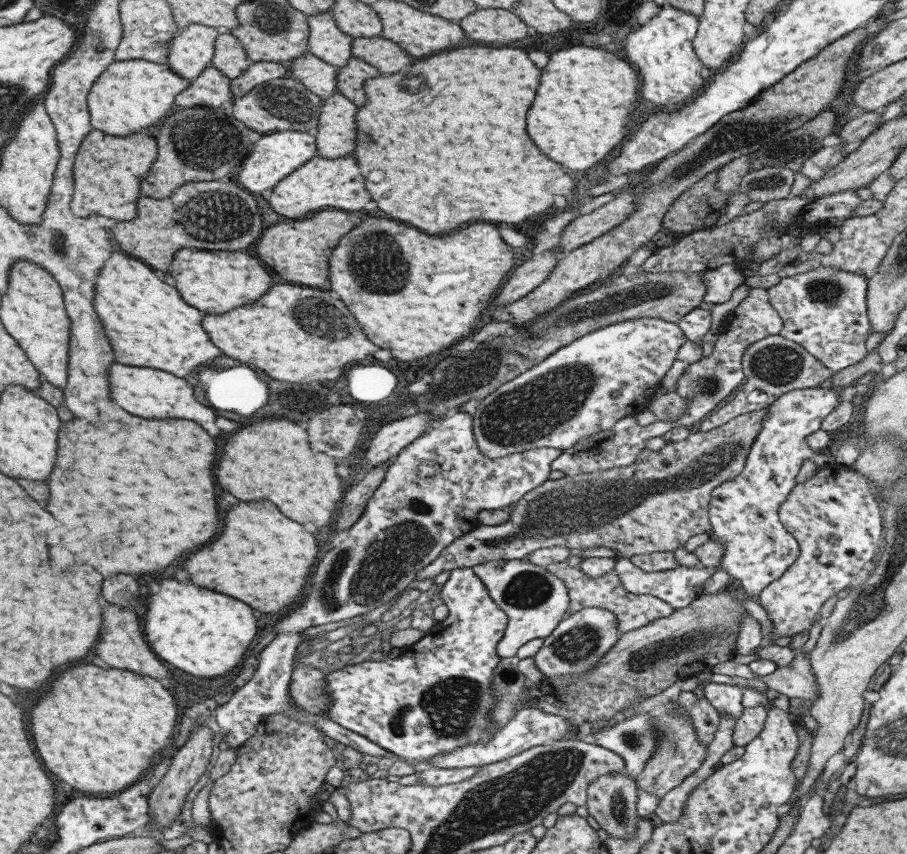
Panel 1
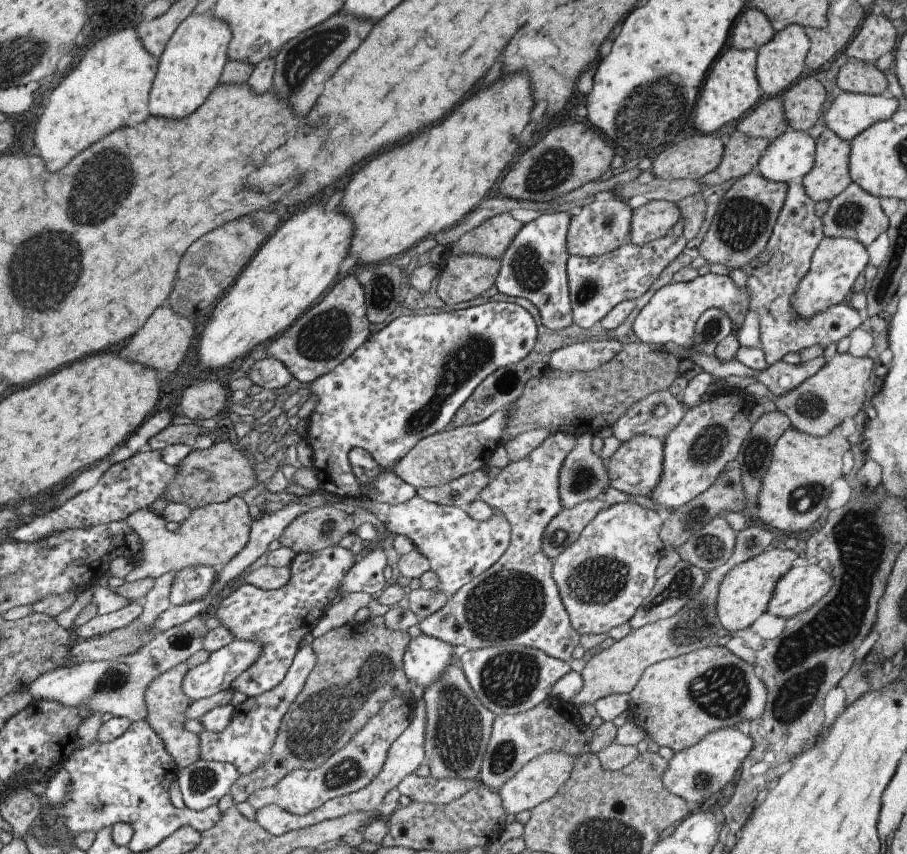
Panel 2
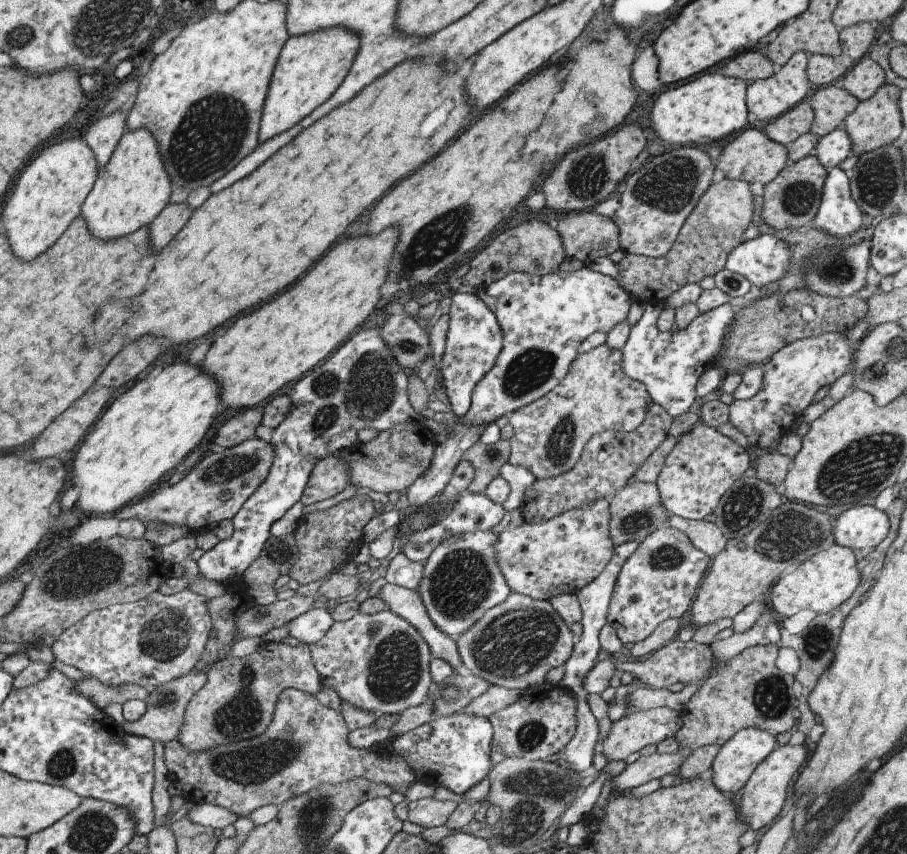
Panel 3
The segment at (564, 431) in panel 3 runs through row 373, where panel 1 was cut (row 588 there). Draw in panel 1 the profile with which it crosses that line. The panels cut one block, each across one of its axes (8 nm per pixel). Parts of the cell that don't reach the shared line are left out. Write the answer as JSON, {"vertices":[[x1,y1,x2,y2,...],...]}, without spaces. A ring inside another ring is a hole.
{"vertices":[[564,560,548,564,546,569,549,573,556,574,557,578,563,581,563,585,567,589,569,606,567,606,567,610,565,610,562,618,568,617,571,613,583,607,597,607,598,609,615,613,617,631,624,633,648,625,651,621,657,618,663,618,674,611,671,605,662,601,660,598,655,598,647,594,631,594,631,592,627,592,621,586,621,582,614,570,603,574,603,576,590,577,583,573,583,571,569,565]]}

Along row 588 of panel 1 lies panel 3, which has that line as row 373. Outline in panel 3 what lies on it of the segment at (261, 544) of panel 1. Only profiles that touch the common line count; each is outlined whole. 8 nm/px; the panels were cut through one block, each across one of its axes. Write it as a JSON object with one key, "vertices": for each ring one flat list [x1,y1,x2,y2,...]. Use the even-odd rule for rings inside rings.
{"vertices":[[397,228,375,236,351,236,337,242,301,280,273,300,239,316,221,336,215,336,201,368,221,384,223,407,255,407,261,400,291,386,319,360,355,332,379,300,387,264,397,244]]}

